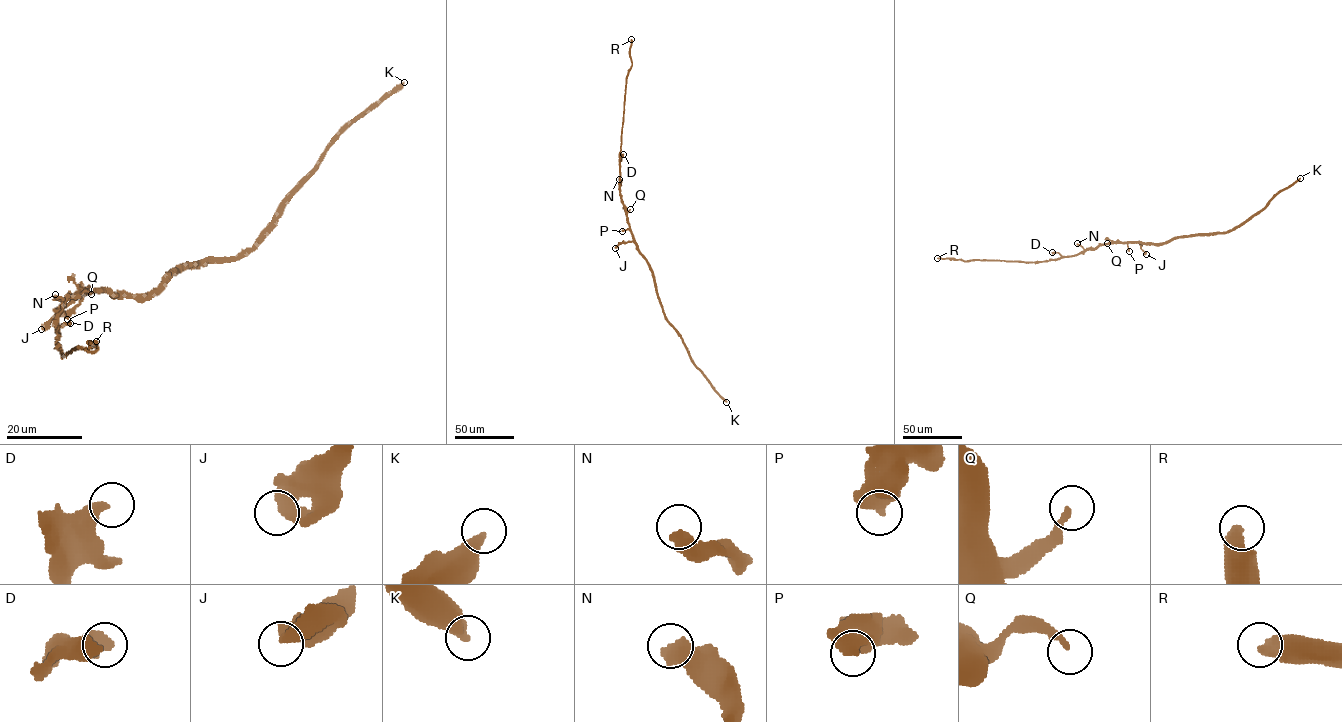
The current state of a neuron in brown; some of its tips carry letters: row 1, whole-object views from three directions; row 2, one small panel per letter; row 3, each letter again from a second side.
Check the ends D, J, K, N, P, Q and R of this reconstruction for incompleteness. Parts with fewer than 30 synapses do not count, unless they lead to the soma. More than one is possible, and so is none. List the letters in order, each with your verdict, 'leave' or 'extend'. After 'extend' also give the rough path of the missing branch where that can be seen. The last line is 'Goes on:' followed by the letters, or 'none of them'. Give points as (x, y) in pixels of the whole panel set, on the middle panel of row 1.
D: leave
J: leave
K: leave
N: leave
P: leave
Q: leave
R: extend
Goes on: R

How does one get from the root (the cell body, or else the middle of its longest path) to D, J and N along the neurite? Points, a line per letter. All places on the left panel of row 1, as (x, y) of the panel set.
D: (105, 292), (82, 292), (71, 296), (59, 311), (58, 336), (57, 330), (62, 324), (70, 323)
J: (105, 292), (86, 291), (80, 296), (74, 296), (41, 329)
N: (105, 292), (82, 292), (71, 296), (58, 313), (62, 309), (61, 298), (55, 294)

